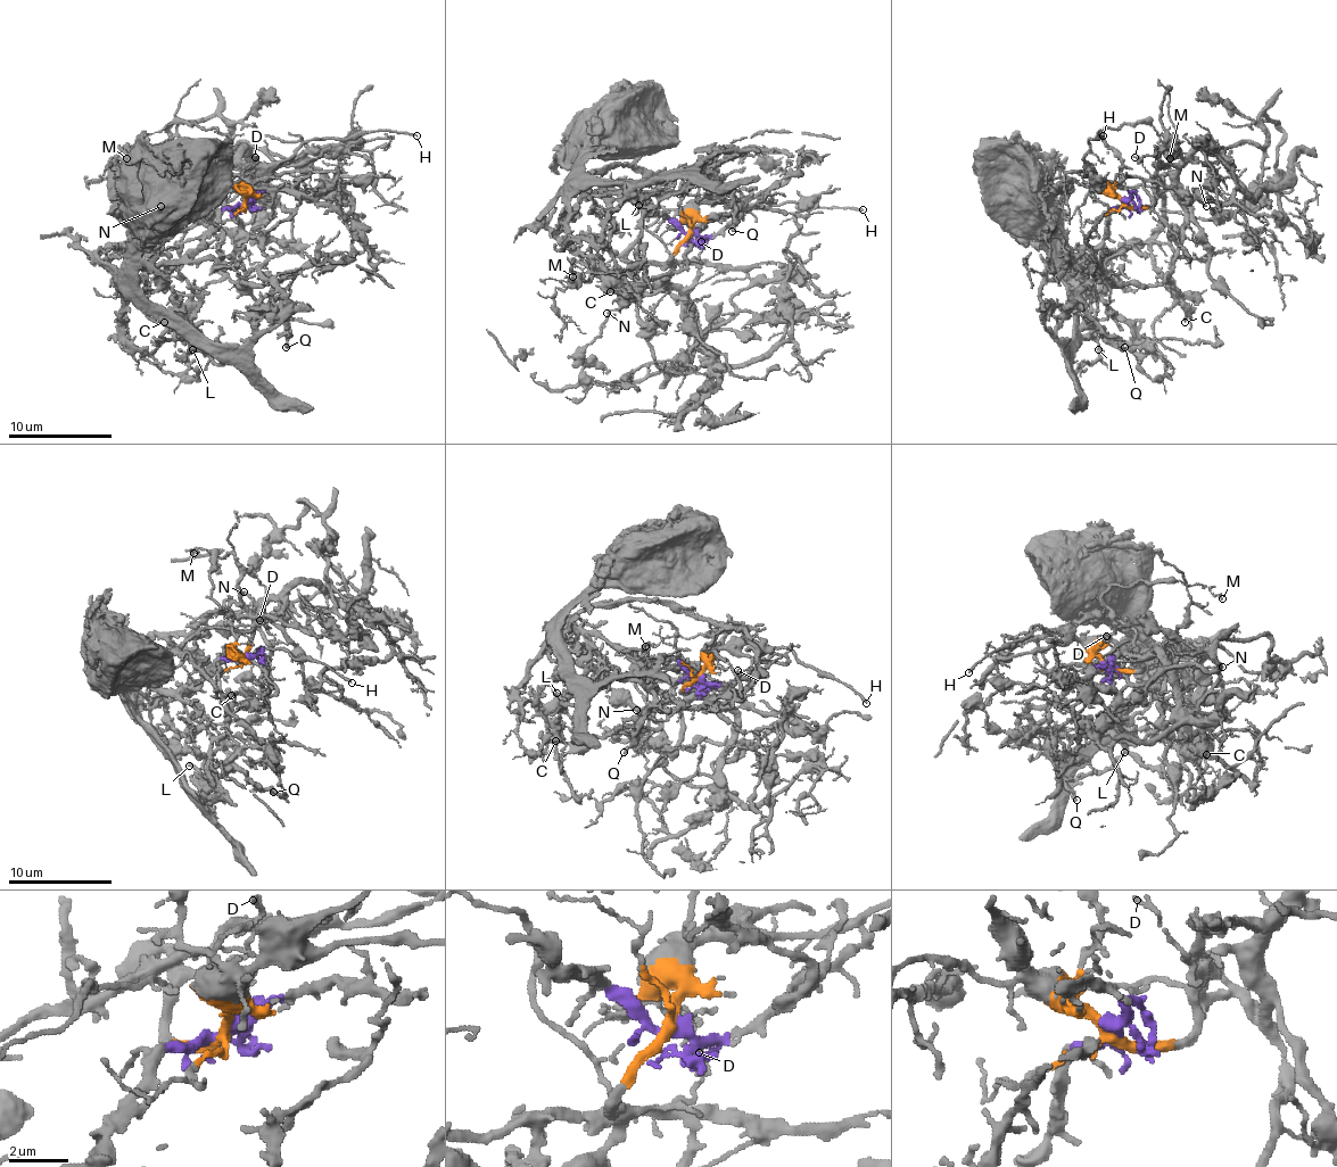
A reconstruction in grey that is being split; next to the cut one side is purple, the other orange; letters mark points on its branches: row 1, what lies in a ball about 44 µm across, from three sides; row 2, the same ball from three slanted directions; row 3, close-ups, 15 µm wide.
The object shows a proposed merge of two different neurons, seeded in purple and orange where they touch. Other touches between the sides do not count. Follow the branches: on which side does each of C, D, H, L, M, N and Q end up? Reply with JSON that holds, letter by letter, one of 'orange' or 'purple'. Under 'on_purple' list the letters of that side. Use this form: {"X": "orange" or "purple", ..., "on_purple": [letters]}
{"C": "orange", "D": "orange", "H": "orange", "L": "purple", "M": "orange", "N": "orange", "Q": "purple", "on_purple": ["L", "Q"]}

